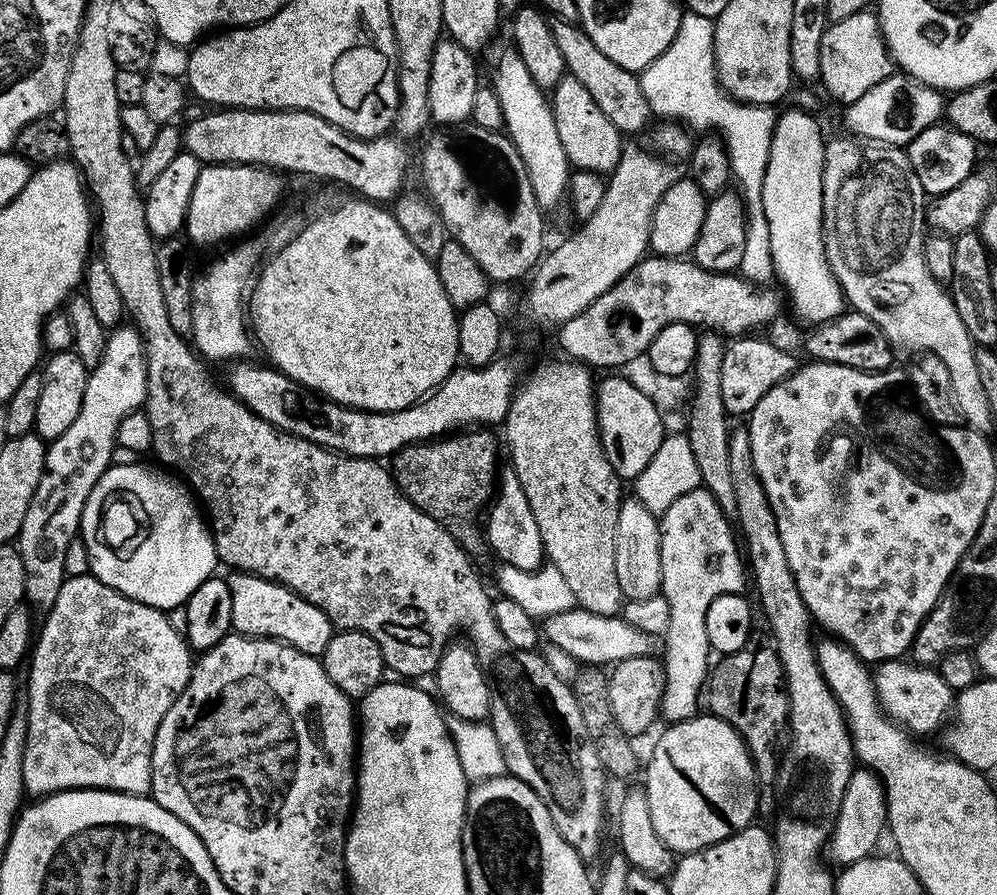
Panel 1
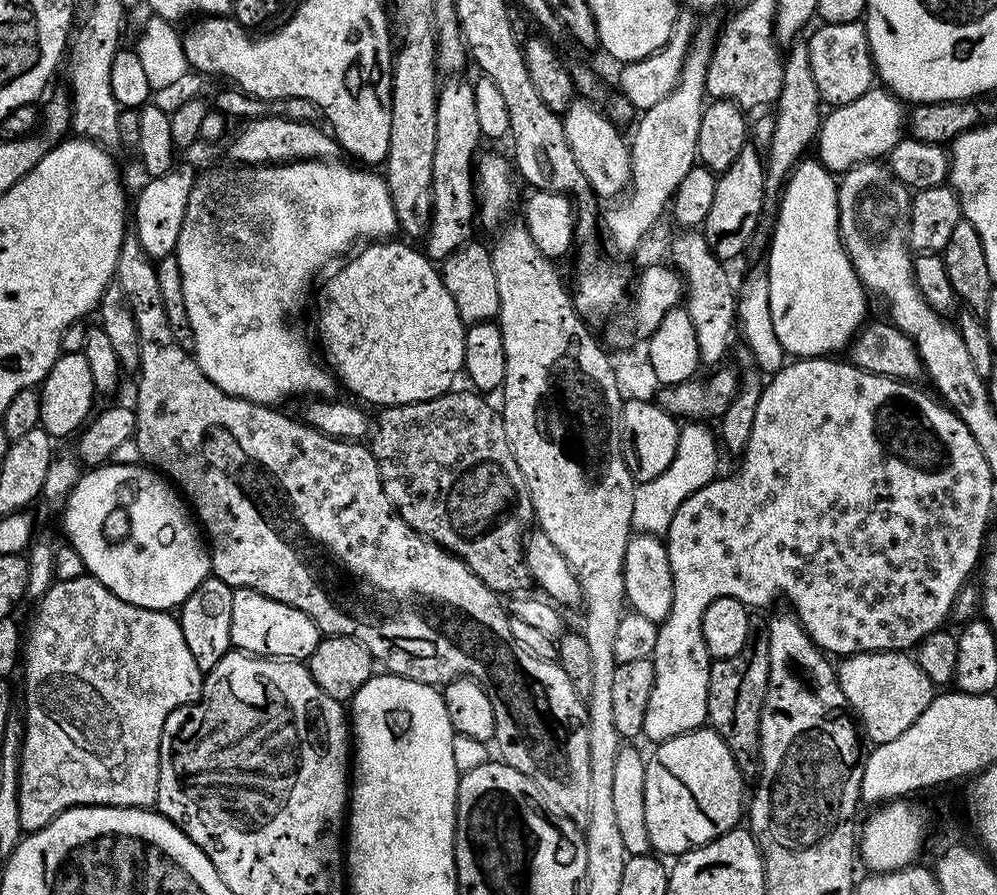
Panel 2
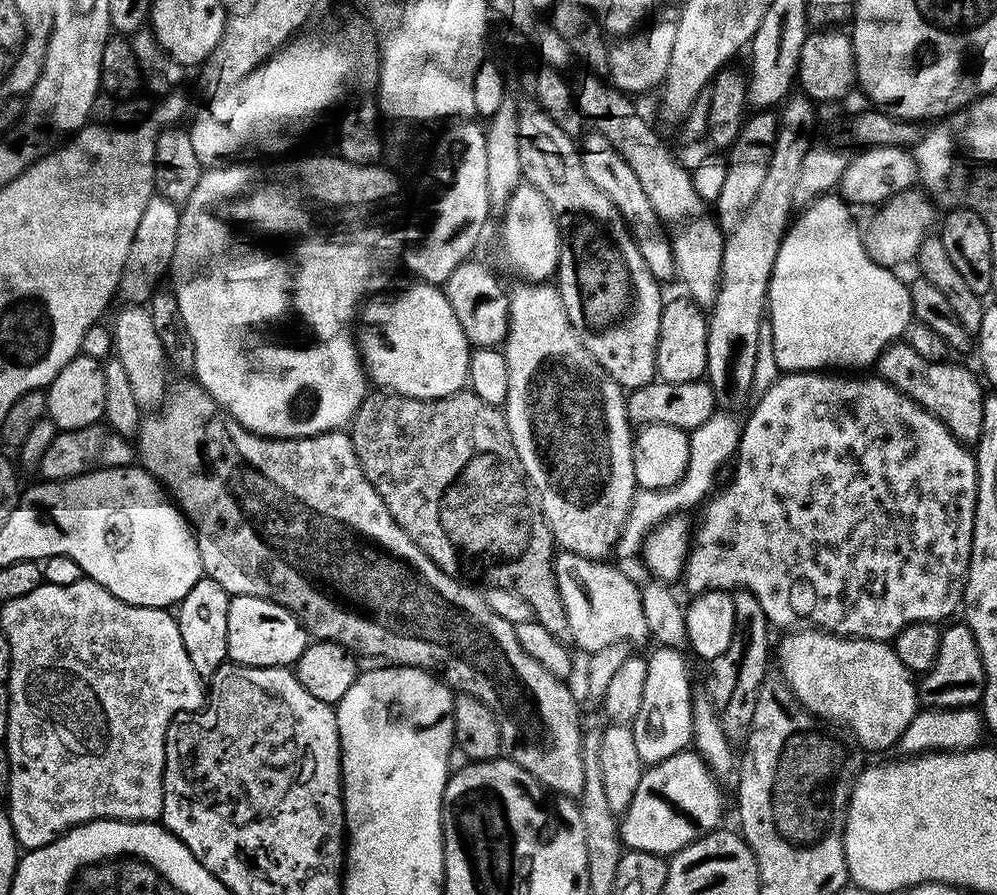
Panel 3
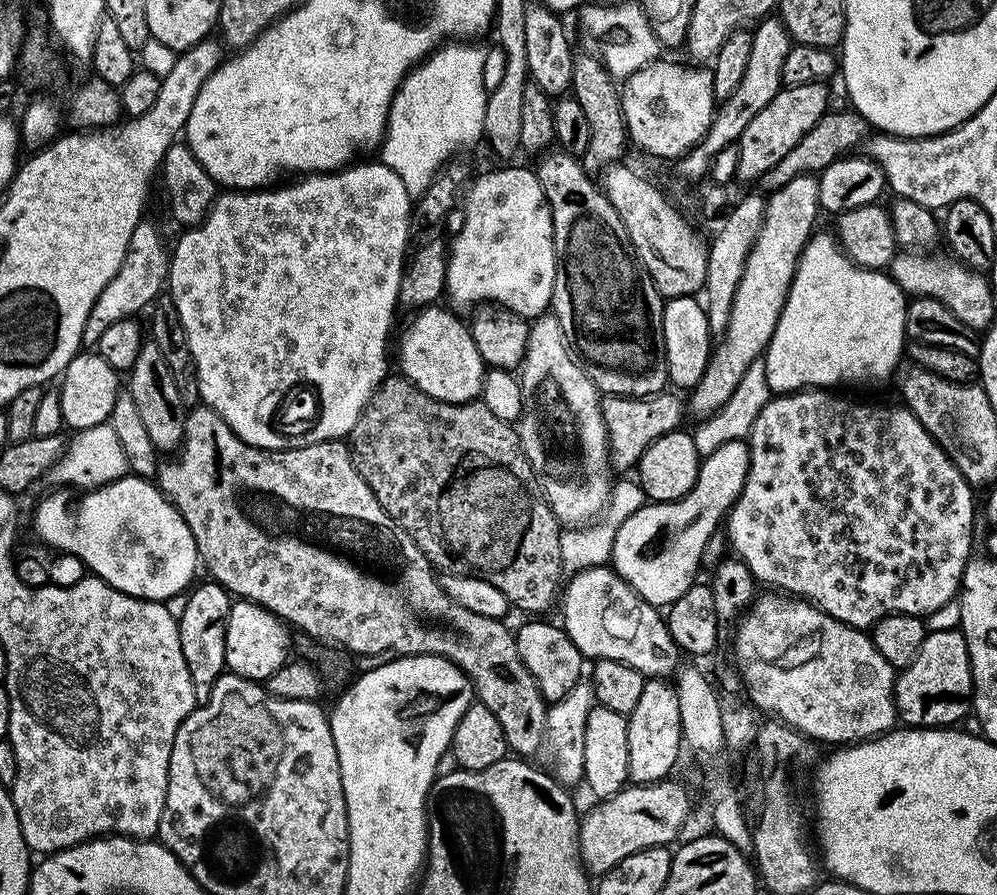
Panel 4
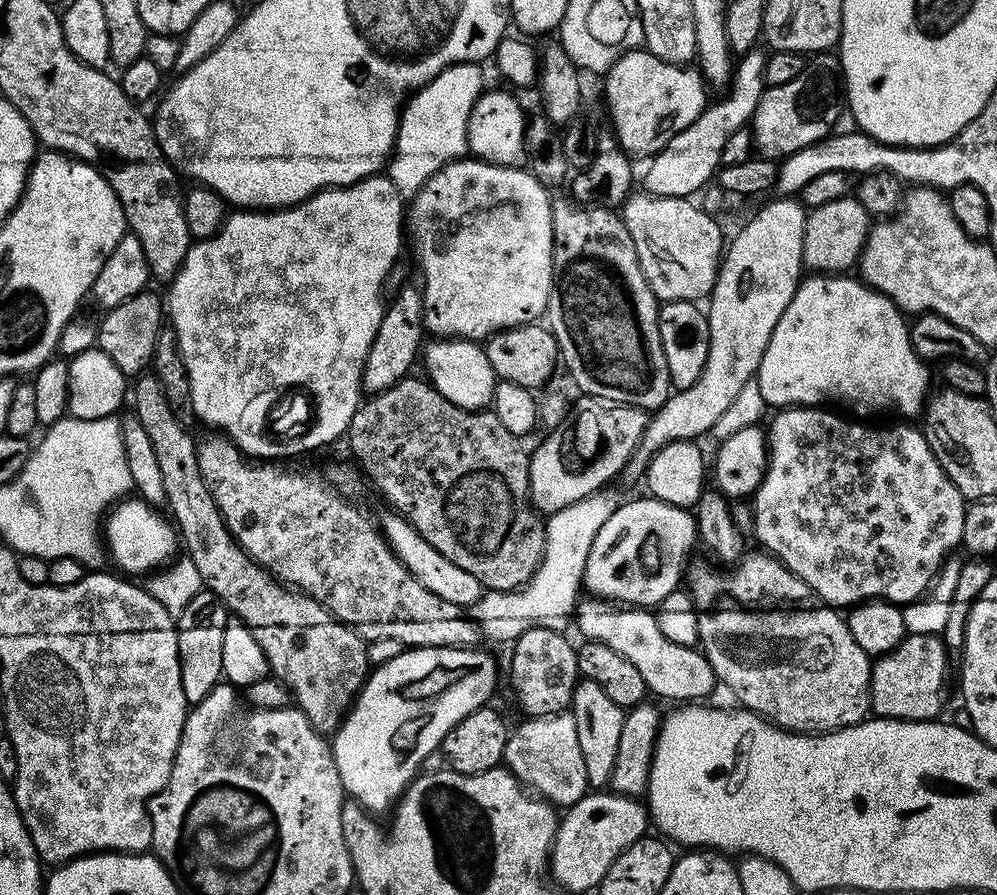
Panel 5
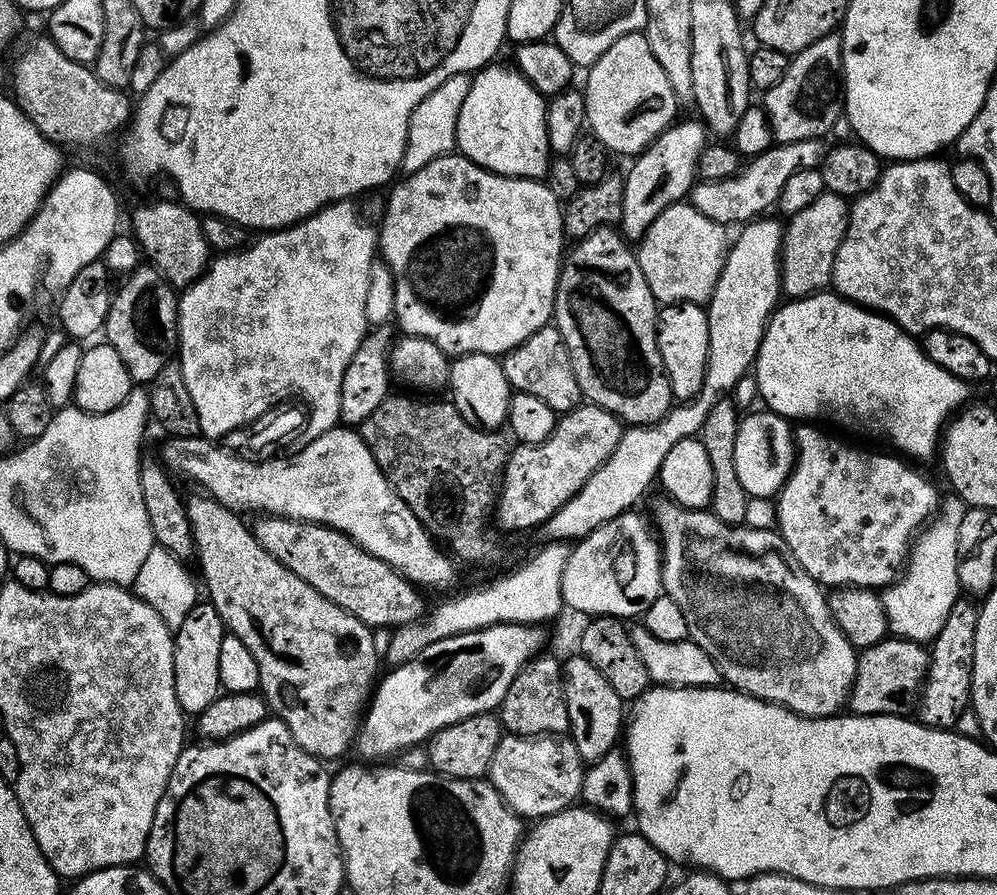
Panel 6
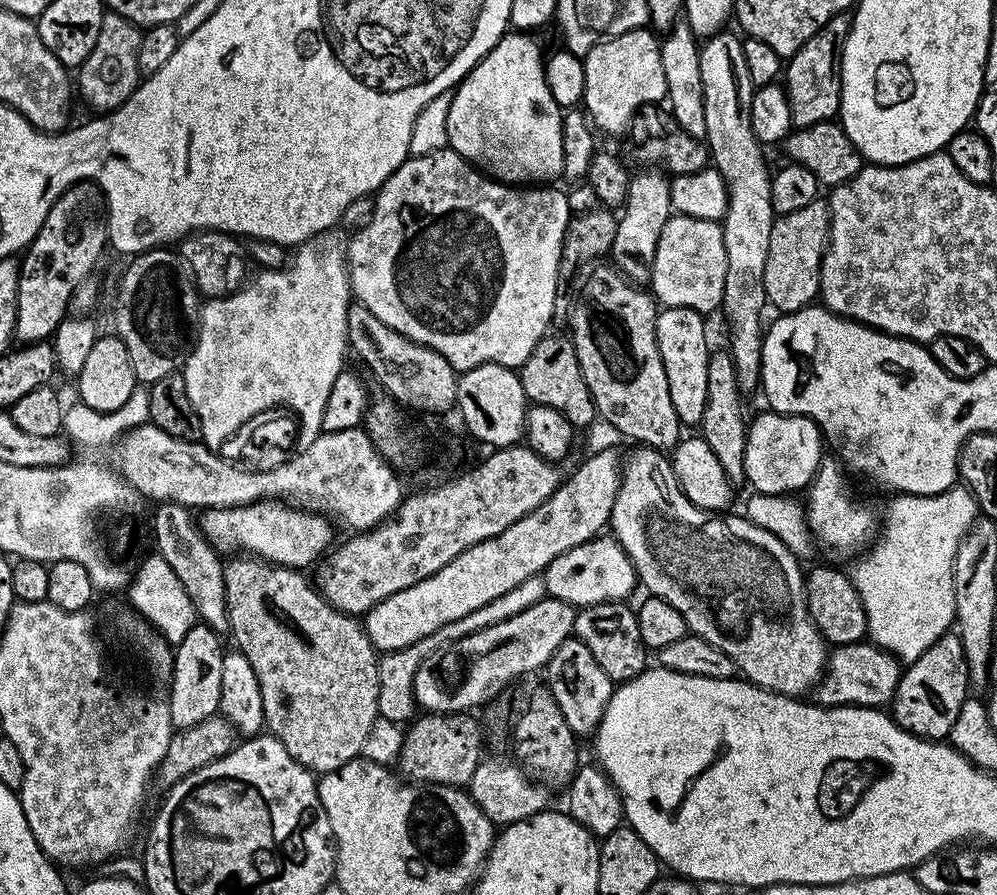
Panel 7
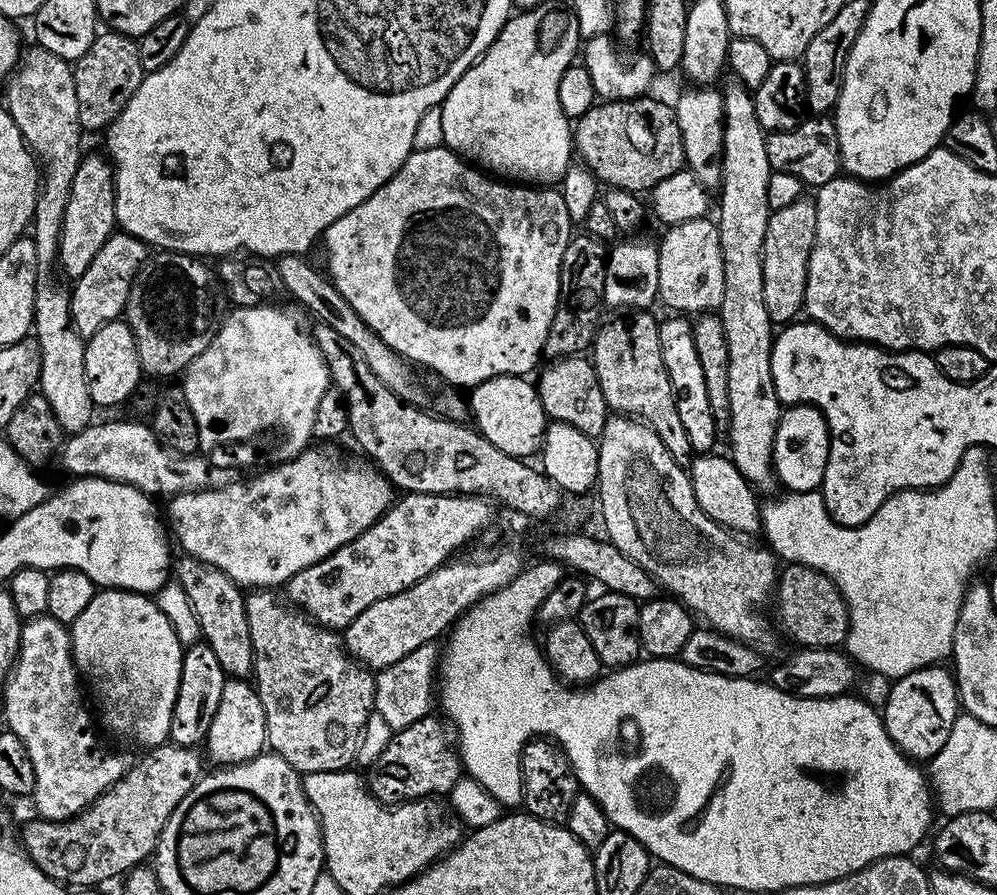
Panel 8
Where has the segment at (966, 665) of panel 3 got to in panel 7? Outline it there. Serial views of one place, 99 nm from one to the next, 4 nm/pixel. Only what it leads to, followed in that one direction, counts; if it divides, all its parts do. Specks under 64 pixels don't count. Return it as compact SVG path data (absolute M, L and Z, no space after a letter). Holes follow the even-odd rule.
M871 642L842 644L831 649L820 683L814 689L815 703L824 708L879 708L891 705L902 675L901 661Z

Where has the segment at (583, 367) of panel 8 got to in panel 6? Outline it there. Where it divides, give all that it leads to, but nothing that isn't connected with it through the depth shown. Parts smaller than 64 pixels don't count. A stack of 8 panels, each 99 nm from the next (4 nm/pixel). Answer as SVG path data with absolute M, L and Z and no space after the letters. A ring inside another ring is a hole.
M556 327L539 328L530 334L530 338L526 338L526 342L504 353L502 363L508 384L515 391L542 398L542 402L546 402L546 406L550 406L557 414L580 407L582 393L578 378L574 378L574 366L570 366L570 350L566 350L566 342L562 342L562 334Z

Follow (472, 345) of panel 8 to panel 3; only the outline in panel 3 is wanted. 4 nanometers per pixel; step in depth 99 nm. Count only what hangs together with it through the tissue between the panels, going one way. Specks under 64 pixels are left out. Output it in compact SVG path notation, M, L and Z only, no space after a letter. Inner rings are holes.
M522 182L514 194L503 205L504 244L508 247L508 260L514 271L524 282L544 282L555 277L556 266L560 262L560 227L556 225L556 215L550 210L546 198L534 186Z

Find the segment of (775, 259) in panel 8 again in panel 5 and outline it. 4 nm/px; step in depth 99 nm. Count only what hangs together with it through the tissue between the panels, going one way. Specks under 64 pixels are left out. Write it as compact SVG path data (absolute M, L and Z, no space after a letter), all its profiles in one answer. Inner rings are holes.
M852 194L811 209L806 218L802 242L804 268L812 274L844 274L855 269L868 237L869 227L870 217L866 206L862 206L862 202Z

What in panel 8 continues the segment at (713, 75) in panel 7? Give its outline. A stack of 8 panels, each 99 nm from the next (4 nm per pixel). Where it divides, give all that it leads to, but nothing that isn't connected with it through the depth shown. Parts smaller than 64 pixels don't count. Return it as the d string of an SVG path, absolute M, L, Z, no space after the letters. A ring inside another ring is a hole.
M728 78L723 81L722 95L724 97L724 149L720 155L720 182L718 185L718 193L720 192L720 220L718 219L718 227L720 229L720 249L722 250L722 258L724 259L724 277L726 278L726 290L724 291L724 300L720 303L718 315L724 322L724 333L726 334L726 342L728 343L728 378L730 380L730 388L728 394L730 396L730 406L728 407L728 422L726 431L728 431L728 444L732 447L730 451L730 459L736 464L736 469L742 474L742 478L746 478L748 483L755 486L761 493L768 492L772 487L777 487L778 481L776 473L772 466L772 447L776 441L776 427L780 425L780 417L782 415L782 405L780 399L776 397L774 390L774 378L772 377L772 341L774 339L774 325L770 317L766 314L766 301L762 298L762 242L766 238L766 222L768 221L768 203L766 202L766 182L770 182L770 174L772 168L770 162L767 161L766 154L766 133L764 127L758 122L758 114L753 100L753 93L745 87L741 80Z

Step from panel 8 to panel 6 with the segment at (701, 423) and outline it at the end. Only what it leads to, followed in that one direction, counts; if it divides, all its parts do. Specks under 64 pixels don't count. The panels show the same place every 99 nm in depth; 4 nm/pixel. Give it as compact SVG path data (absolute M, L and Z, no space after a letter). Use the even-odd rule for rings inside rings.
M665 304L656 318L656 341L670 382L672 399L687 402L702 390L708 365L708 313L701 305Z

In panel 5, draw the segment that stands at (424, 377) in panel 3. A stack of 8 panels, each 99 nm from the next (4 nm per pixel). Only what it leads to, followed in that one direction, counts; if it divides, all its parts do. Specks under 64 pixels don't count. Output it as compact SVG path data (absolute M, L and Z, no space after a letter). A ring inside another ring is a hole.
M432 338L429 341L422 348L422 364L424 360L427 379L438 390L438 394L459 408L487 409L491 405L498 377L483 347L477 341L463 338Z

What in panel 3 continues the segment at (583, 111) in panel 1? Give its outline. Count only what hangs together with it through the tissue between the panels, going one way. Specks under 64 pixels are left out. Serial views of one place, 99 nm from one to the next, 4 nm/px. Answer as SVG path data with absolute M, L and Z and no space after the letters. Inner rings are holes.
M589 131L583 140L584 169L590 182L594 182L594 186L598 186L598 190L602 190L606 198L610 198L610 202L614 202L614 206L620 211L620 217L627 224L628 231L636 238L636 245L642 258L646 258L646 266L650 266L650 274L654 274L654 278L661 282L673 279L676 276L676 263L672 253L672 243L668 241L667 235L657 221L654 210L650 206L650 198L646 198L646 190L642 190L642 182L634 178L634 170L626 166L626 158L622 158L622 154L618 154L618 150L614 150L614 146L606 142L602 133Z

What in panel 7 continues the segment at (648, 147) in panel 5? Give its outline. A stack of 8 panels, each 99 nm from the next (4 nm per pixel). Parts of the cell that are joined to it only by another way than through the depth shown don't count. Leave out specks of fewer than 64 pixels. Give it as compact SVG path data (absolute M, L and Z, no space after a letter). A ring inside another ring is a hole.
M636 29L608 37L591 47L582 59L586 85L582 104L591 123L599 131L602 129L608 134L627 133L635 116L644 107L653 105L650 104L652 102L661 103L667 97L659 39L651 29Z

